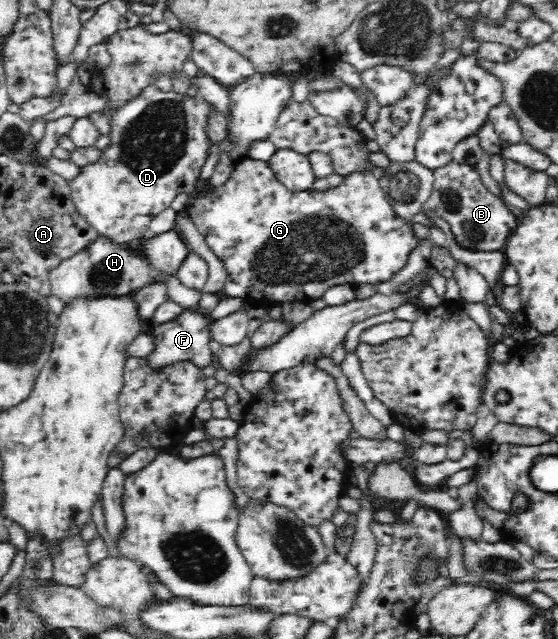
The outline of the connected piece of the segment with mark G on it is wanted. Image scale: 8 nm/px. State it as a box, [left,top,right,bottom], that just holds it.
[185,152,420,305]

